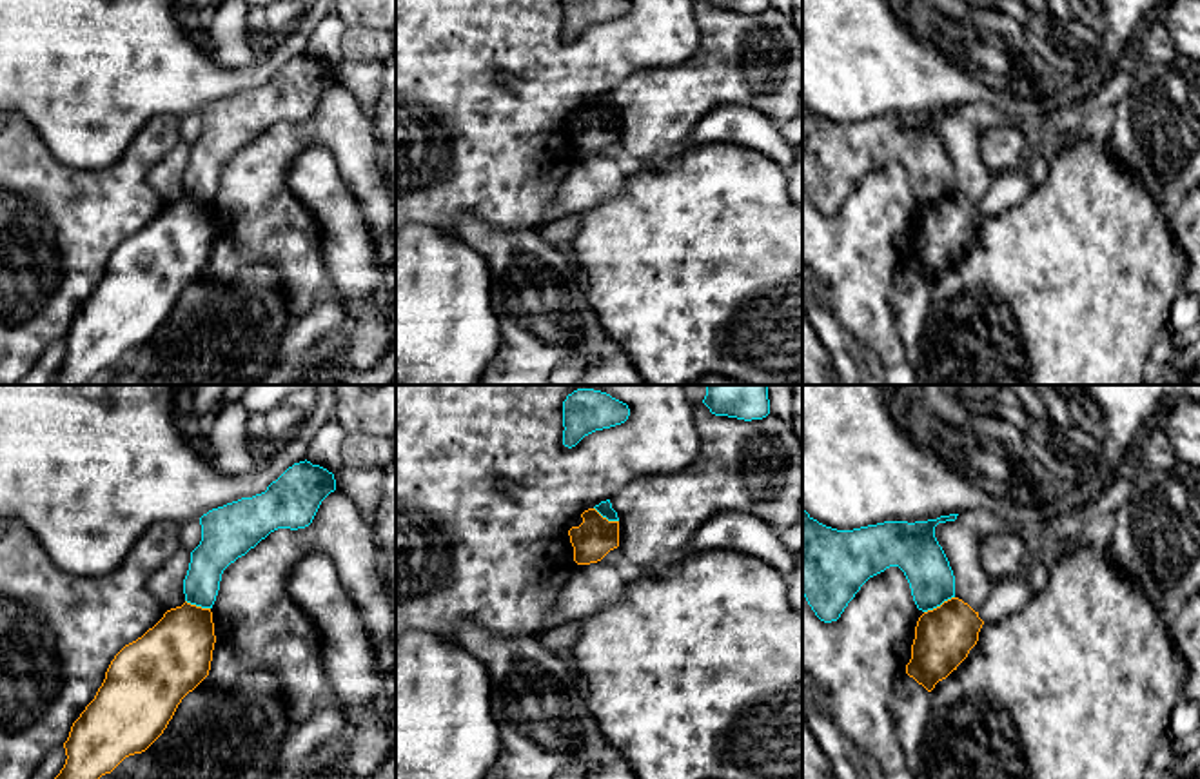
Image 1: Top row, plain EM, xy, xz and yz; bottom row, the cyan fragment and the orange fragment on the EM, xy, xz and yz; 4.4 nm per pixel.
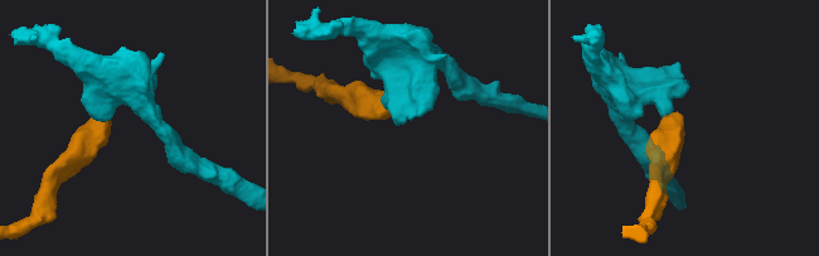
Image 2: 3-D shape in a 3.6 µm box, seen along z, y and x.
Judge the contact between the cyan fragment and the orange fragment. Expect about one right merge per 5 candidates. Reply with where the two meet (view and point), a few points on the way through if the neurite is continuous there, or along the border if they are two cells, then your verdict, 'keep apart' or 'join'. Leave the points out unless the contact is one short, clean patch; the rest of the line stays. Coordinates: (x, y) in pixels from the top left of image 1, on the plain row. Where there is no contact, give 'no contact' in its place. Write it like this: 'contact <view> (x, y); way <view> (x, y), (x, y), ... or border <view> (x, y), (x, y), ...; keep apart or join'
contact yz (939, 198); border yz (954, 189), (924, 206); keep apart

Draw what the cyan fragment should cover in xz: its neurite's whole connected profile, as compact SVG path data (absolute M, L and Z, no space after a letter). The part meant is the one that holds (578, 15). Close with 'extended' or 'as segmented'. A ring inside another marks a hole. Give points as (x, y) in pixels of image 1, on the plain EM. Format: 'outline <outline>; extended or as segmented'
outline M563 0L563 38L572 42L585 29L621 18L628 9L628 0Z; as segmented

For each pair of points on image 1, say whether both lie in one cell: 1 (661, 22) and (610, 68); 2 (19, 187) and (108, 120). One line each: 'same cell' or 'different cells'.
1: same cell
2: different cells

